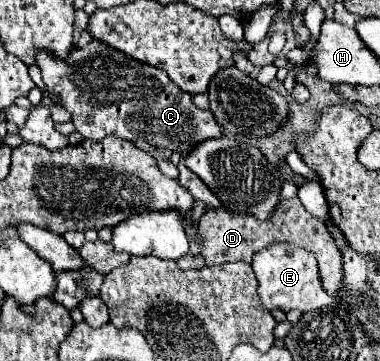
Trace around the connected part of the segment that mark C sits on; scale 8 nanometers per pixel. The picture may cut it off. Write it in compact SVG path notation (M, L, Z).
M91 40L85 48L71 50L67 60L41 52L37 54L37 66L41 68L49 92L61 96L63 108L73 114L77 132L87 140L103 140L113 134L123 140L143 138L153 146L163 146L171 152L179 150L185 156L205 138L223 136L213 114L209 110L199 110L191 102L191 94L175 86L163 70L119 54L119 50L103 42Z

